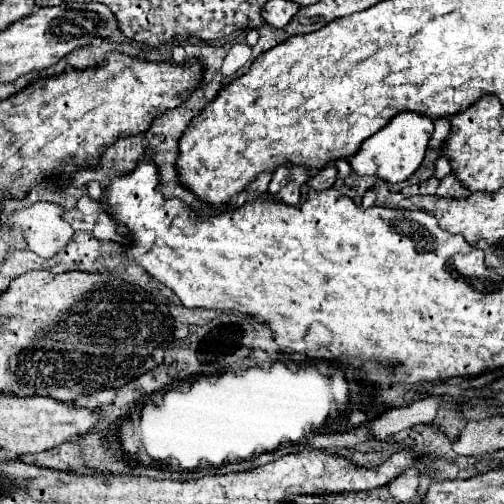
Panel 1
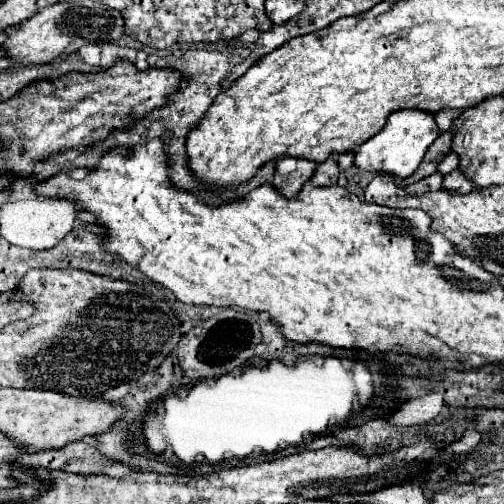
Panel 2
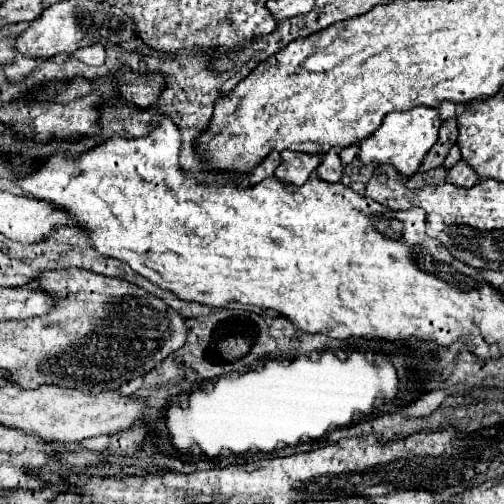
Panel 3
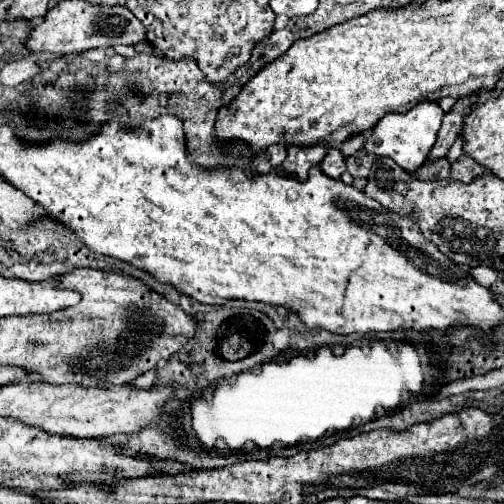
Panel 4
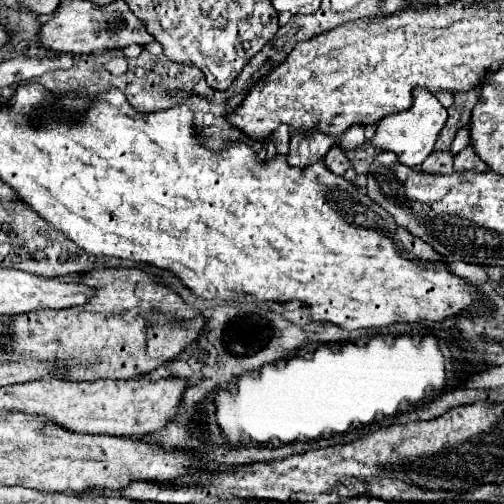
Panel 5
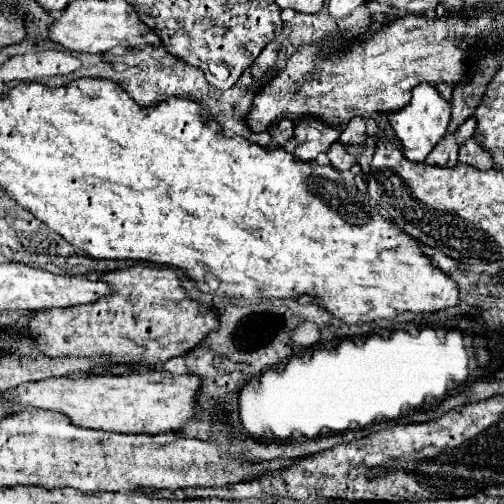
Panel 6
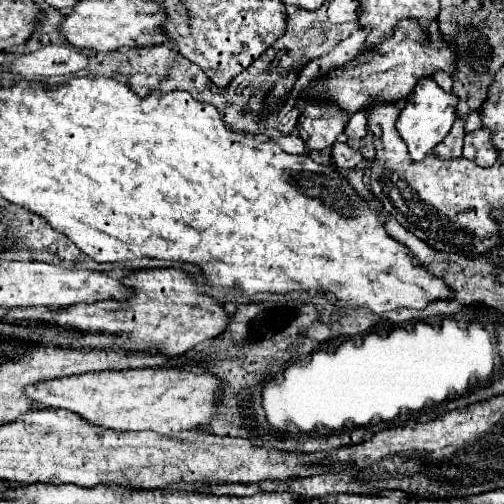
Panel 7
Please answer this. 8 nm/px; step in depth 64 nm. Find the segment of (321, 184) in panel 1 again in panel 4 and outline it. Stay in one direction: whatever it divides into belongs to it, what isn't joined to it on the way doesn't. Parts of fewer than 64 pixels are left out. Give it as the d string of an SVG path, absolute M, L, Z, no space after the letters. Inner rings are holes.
M330 148L328 154L324 156L324 160L320 162L320 168L324 174L328 174L332 178L340 178L342 172L346 172L346 160L338 148Z

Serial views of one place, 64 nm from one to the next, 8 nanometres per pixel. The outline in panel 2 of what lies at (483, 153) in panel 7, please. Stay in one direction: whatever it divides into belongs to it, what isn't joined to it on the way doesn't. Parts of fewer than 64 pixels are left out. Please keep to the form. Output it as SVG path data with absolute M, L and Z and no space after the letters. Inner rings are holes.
M458 168L452 170L450 174L444 176L444 186L446 190L452 190L452 192L460 192L460 194L468 194L472 192L476 186L468 180L468 176L464 176L464 172L460 172Z

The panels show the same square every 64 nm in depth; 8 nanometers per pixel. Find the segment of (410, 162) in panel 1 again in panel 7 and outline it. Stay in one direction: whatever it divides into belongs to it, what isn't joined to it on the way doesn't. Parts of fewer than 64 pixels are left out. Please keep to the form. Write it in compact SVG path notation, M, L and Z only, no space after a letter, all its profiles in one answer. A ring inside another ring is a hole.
M422 78L416 84L414 92L410 94L408 102L404 104L400 118L396 120L396 130L402 136L402 140L406 142L410 156L414 160L422 160L428 152L432 152L432 148L436 144L440 144L448 136L454 120L456 120L456 94L444 92L434 82L434 78Z

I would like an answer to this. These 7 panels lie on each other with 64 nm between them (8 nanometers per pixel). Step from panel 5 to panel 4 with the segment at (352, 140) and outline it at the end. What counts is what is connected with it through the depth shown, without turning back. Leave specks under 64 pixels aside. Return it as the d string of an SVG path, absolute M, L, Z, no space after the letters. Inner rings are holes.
M354 134L354 136L350 136L348 140L344 140L344 142L340 144L340 152L342 152L344 156L352 156L352 154L356 154L356 152L362 148L362 144L364 144L362 134Z

